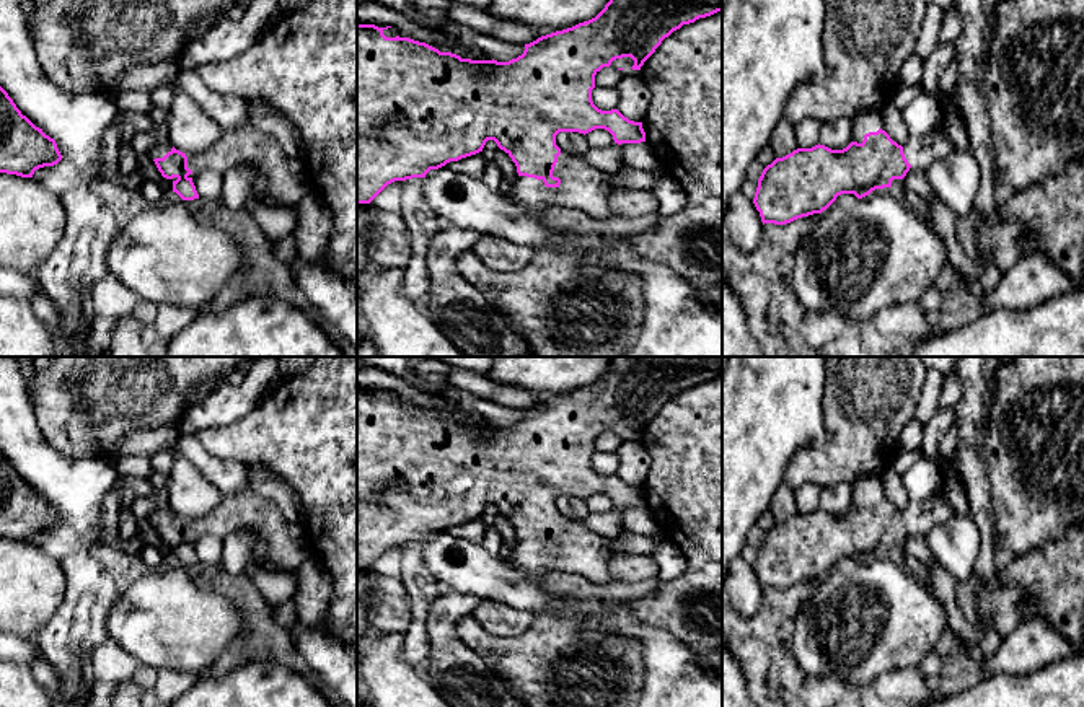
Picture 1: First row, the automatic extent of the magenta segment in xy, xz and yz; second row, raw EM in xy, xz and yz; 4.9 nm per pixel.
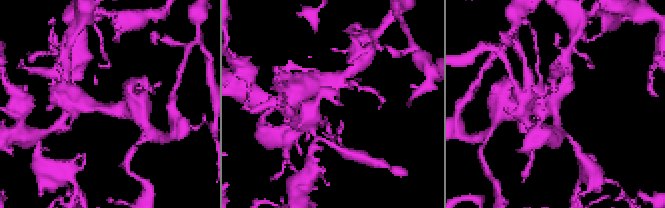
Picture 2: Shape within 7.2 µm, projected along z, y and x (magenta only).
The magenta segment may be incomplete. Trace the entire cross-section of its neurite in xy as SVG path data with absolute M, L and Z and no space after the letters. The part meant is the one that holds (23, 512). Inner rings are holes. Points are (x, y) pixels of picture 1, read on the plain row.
M0 451L0 538L33 542L36 534L60 525L55 505L23 481Z

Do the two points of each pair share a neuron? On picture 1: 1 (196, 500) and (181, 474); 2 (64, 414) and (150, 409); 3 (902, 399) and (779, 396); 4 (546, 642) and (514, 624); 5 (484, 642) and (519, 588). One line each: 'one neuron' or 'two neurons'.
1: one neuron
2: one neuron
3: two neurons
4: two neurons
5: two neurons

